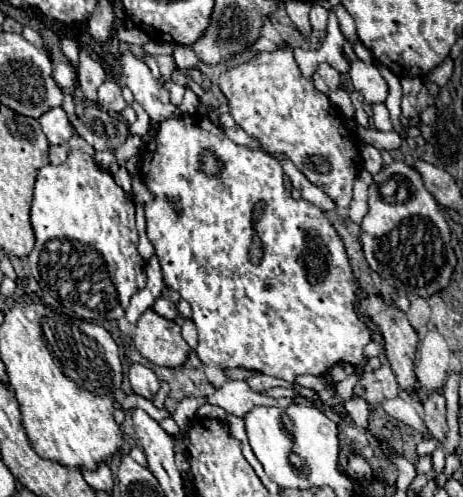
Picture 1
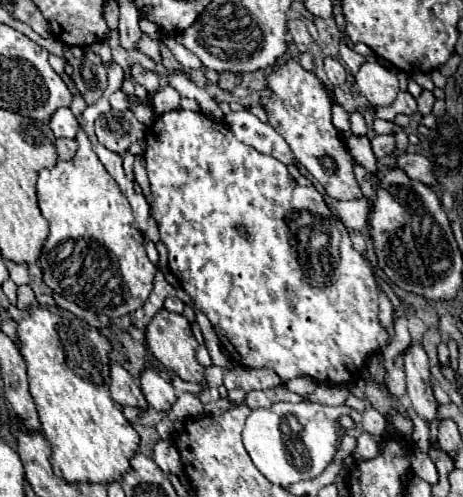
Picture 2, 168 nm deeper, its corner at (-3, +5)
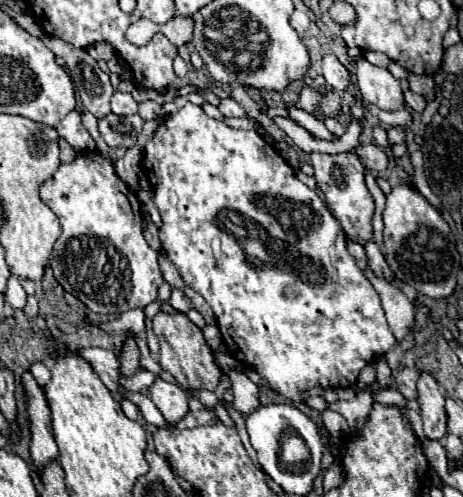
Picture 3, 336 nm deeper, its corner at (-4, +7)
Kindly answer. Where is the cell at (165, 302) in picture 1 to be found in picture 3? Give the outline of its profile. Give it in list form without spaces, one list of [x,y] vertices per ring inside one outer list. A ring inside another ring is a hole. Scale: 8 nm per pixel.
[[[173,289],[171,291],[171,297],[169,297],[169,301],[167,301],[173,309],[177,309],[179,313],[187,313],[193,305],[191,305],[191,301],[189,301],[189,297],[185,297],[185,293],[183,291],[179,291],[179,289]]]

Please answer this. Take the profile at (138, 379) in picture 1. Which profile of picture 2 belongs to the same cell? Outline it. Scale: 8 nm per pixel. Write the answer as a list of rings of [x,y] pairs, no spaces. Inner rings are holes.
[[[152,369],[142,371],[140,387],[142,387],[142,393],[144,393],[148,405],[154,407],[156,411],[166,411],[168,413],[178,399],[174,387],[166,379],[162,379],[158,373],[154,373]]]

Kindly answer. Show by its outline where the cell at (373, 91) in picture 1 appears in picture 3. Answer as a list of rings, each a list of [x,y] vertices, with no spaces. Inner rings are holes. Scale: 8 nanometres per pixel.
[[[365,57],[355,61],[355,77],[363,101],[377,105],[383,111],[395,111],[405,107],[399,81],[389,73],[389,69],[371,65]]]

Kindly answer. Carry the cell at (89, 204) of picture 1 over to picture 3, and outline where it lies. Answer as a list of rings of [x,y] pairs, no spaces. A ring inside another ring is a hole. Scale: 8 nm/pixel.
[[[77,153],[73,163],[59,165],[57,173],[39,187],[43,203],[57,215],[61,223],[61,235],[55,241],[49,257],[49,267],[57,283],[85,303],[95,313],[123,313],[129,309],[145,309],[157,299],[157,289],[163,283],[157,253],[147,245],[141,229],[141,207],[135,193],[117,177],[113,161],[99,153]]]

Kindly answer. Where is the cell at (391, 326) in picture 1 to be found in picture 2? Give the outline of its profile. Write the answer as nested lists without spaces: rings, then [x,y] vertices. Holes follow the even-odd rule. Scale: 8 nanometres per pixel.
[[[412,343],[404,353],[404,369],[408,383],[408,397],[414,405],[414,411],[426,423],[436,419],[438,403],[432,393],[432,375],[428,365],[428,355],[420,343]]]

